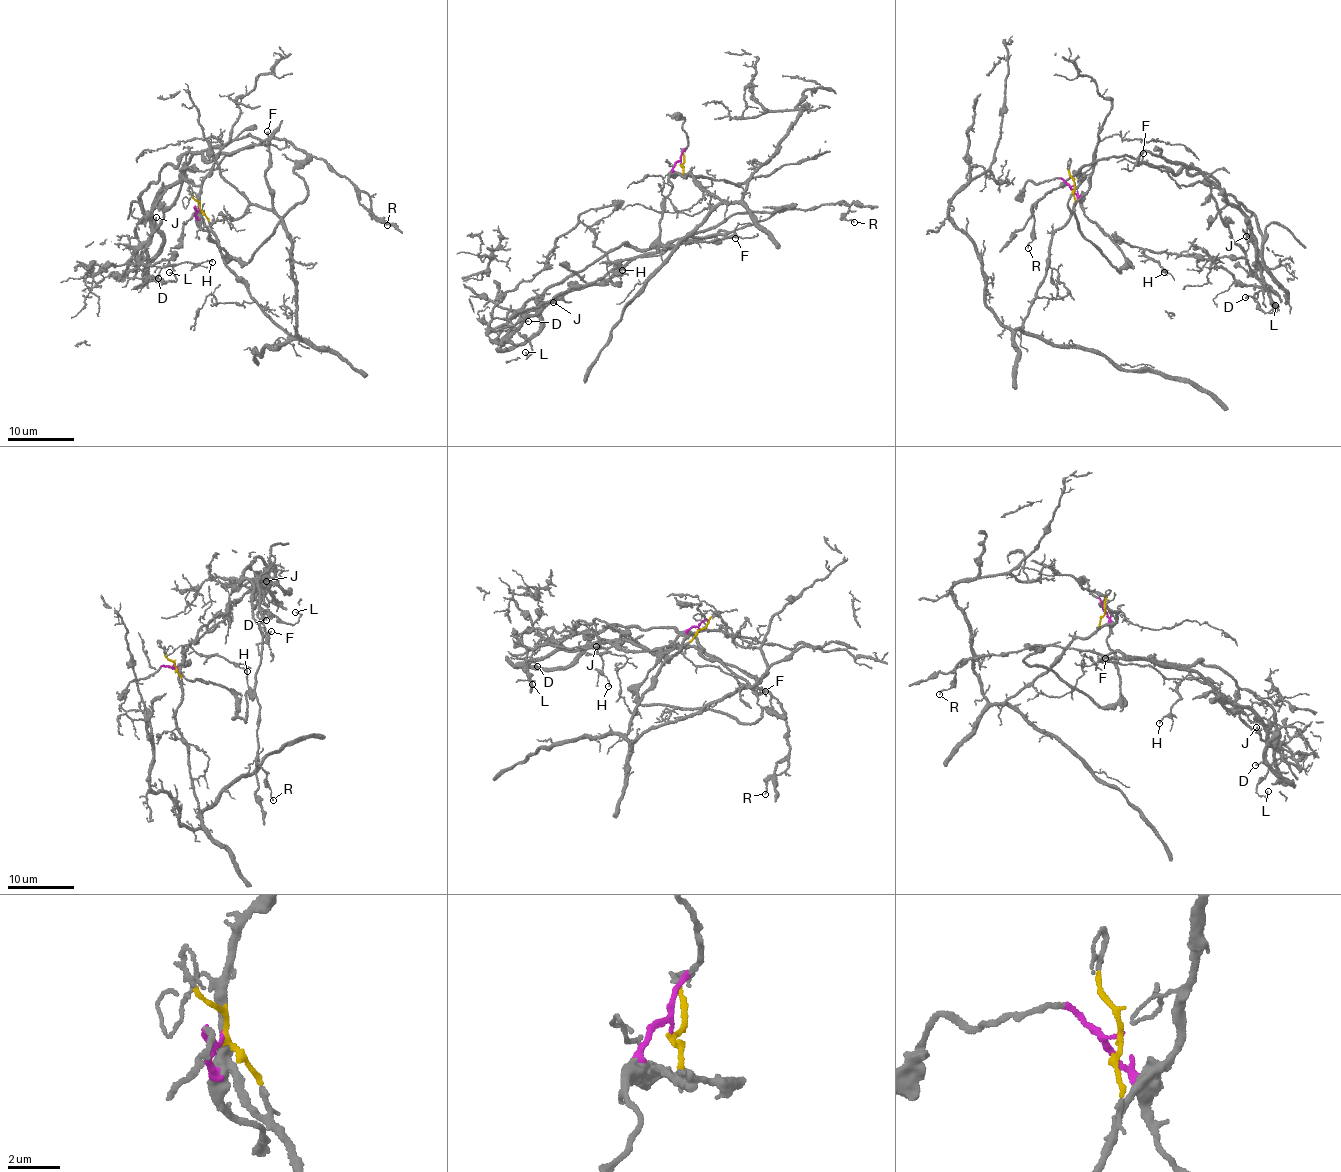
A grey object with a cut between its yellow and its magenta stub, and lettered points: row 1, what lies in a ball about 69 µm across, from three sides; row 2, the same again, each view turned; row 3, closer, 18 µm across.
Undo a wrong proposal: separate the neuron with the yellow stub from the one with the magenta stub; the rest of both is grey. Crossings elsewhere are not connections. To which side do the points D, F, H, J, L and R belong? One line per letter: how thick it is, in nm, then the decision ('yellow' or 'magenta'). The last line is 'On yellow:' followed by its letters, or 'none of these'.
D: 130 nm | magenta
F: 150 nm | magenta
H: 150 nm | magenta
J: 90 nm | magenta
L: 80 nm | magenta
R: 120 nm | magenta
On yellow: none of these

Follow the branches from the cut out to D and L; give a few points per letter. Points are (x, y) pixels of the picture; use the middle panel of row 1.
D: (680, 164), (660, 242), (788, 209), (624, 258), (490, 327), (528, 322)
L: (680, 164), (660, 242), (788, 209), (624, 258), (490, 322), (510, 320), (526, 352)

